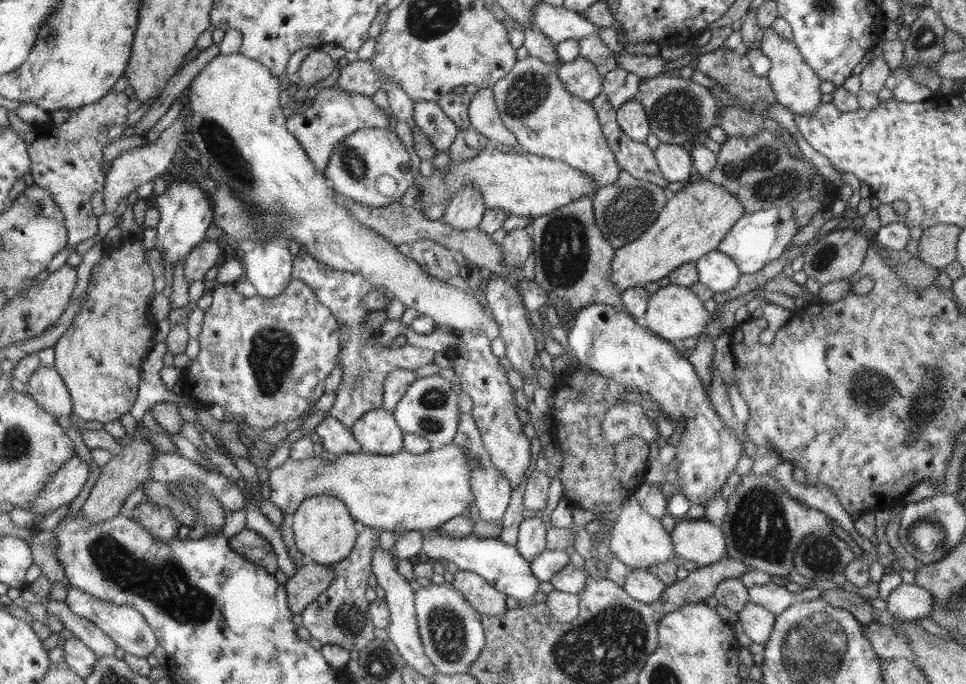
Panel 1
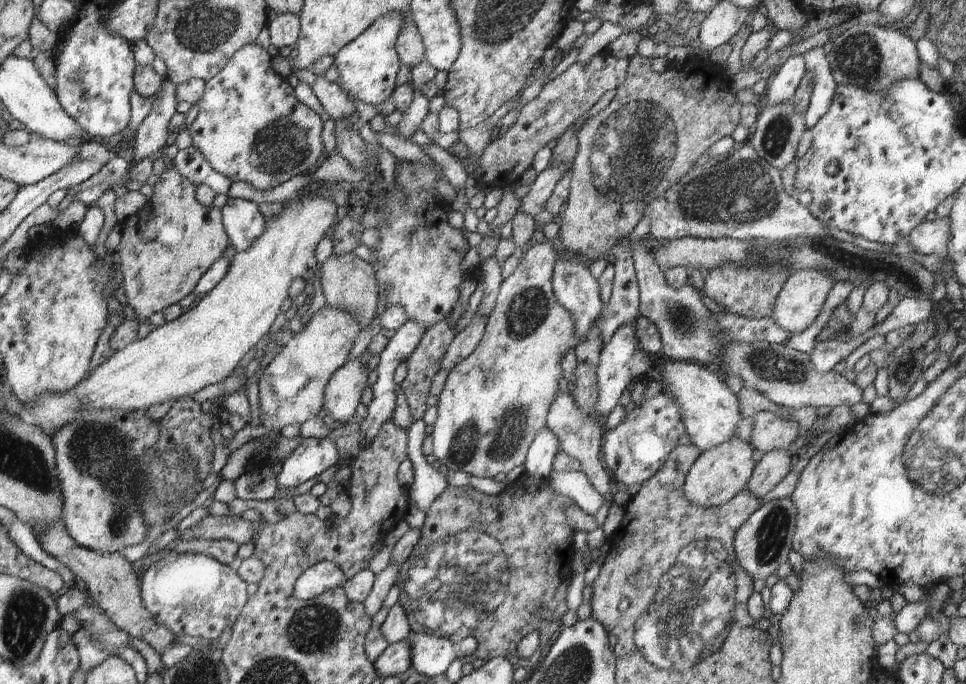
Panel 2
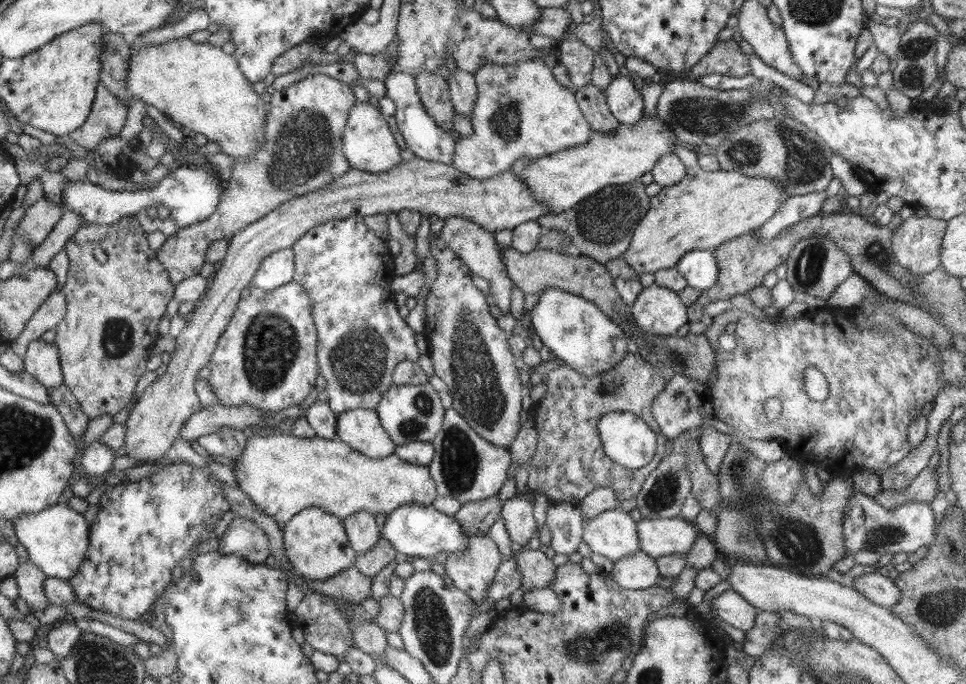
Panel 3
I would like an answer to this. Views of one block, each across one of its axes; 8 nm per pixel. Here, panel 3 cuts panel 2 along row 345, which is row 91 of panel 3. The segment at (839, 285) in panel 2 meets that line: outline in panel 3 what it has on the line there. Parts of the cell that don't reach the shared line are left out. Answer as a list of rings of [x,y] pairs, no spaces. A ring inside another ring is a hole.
[[[756,53],[749,56],[749,65],[751,73],[759,78],[760,81],[766,80],[775,86],[784,88],[790,96],[798,98],[798,100],[810,104],[813,102],[814,91],[804,82],[792,78],[792,76],[784,74],[772,66],[768,66]]]

